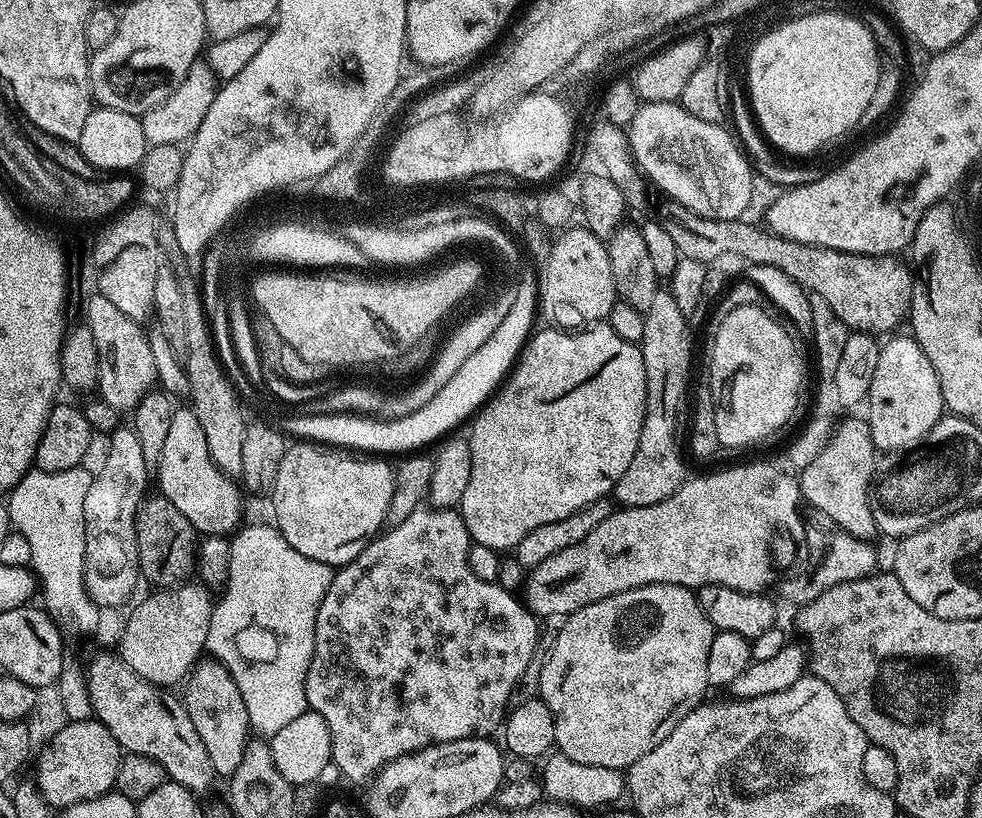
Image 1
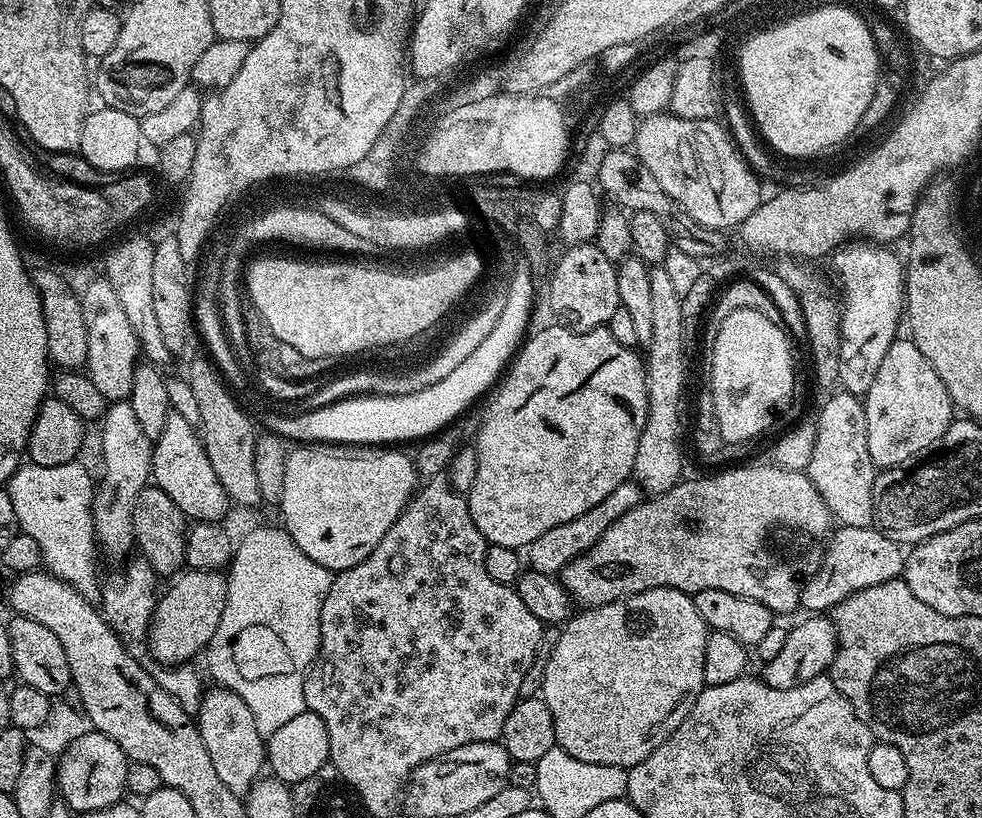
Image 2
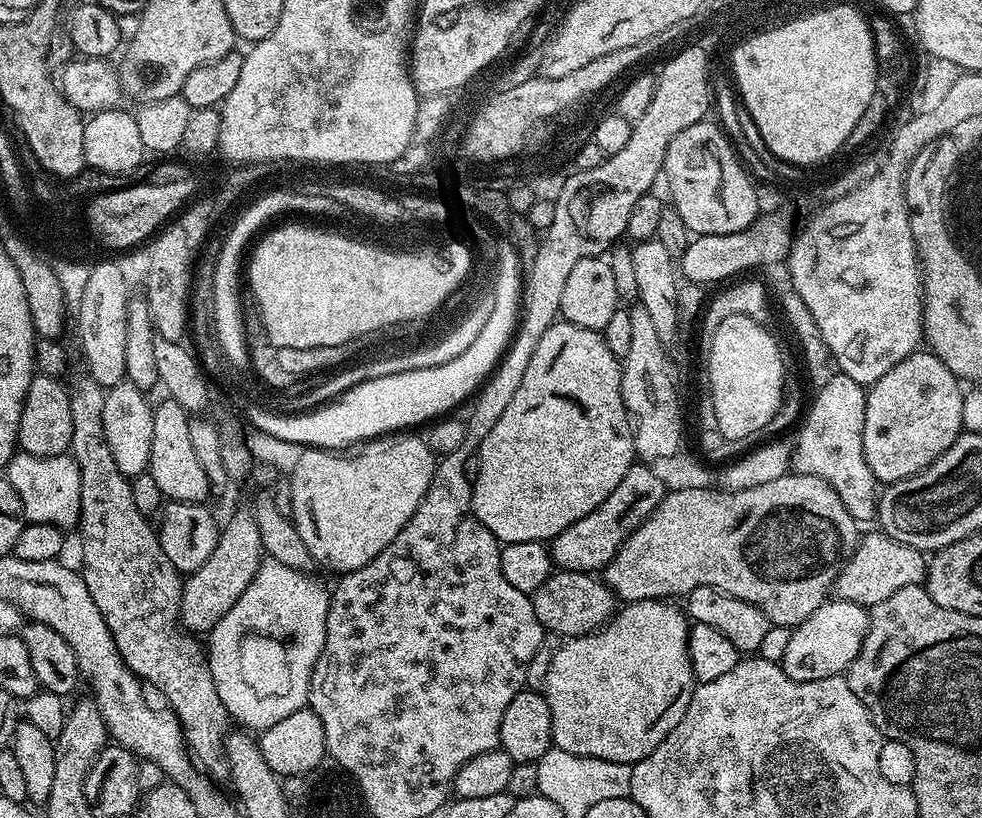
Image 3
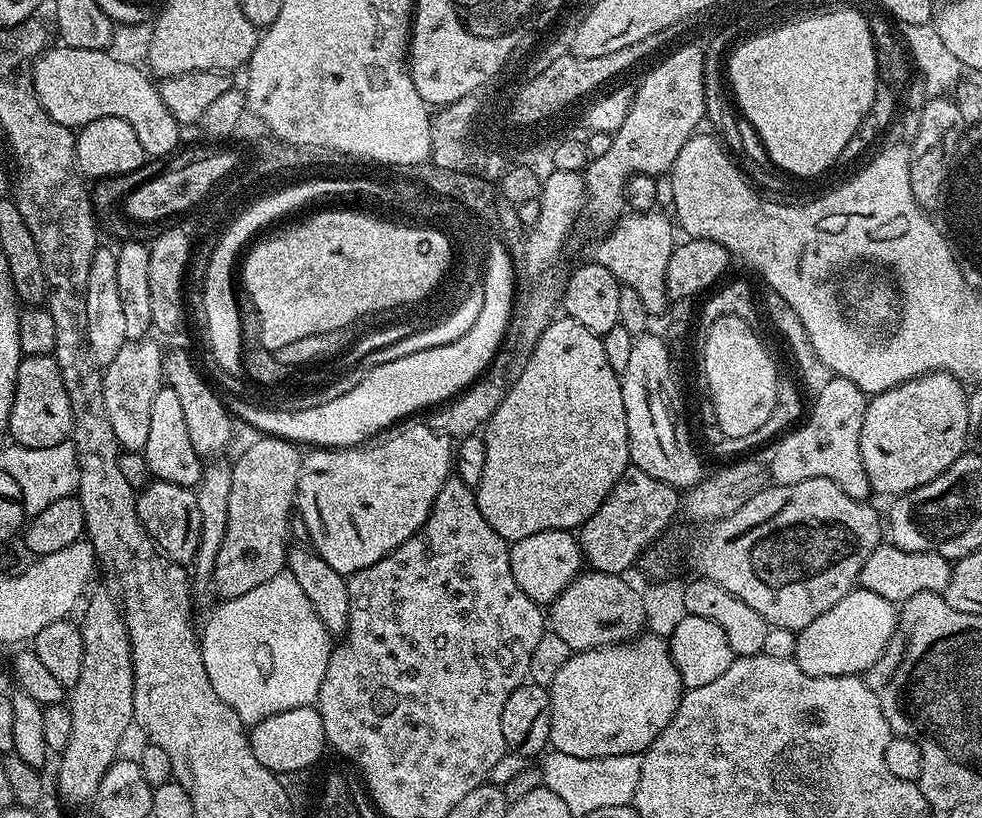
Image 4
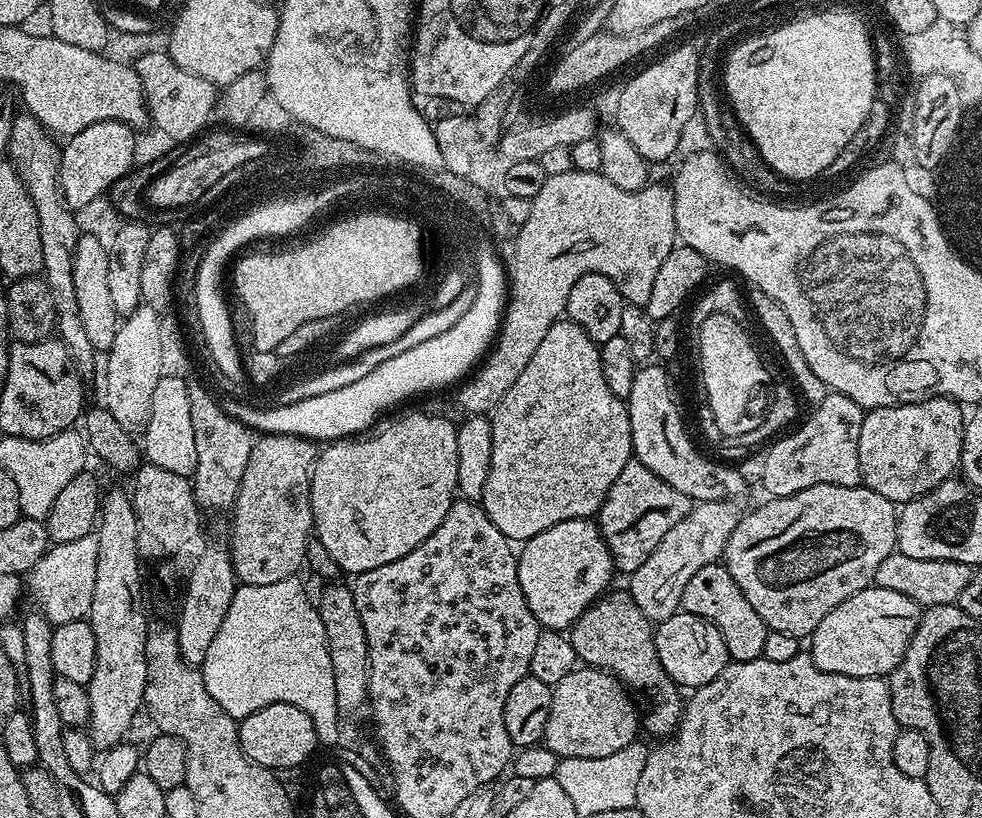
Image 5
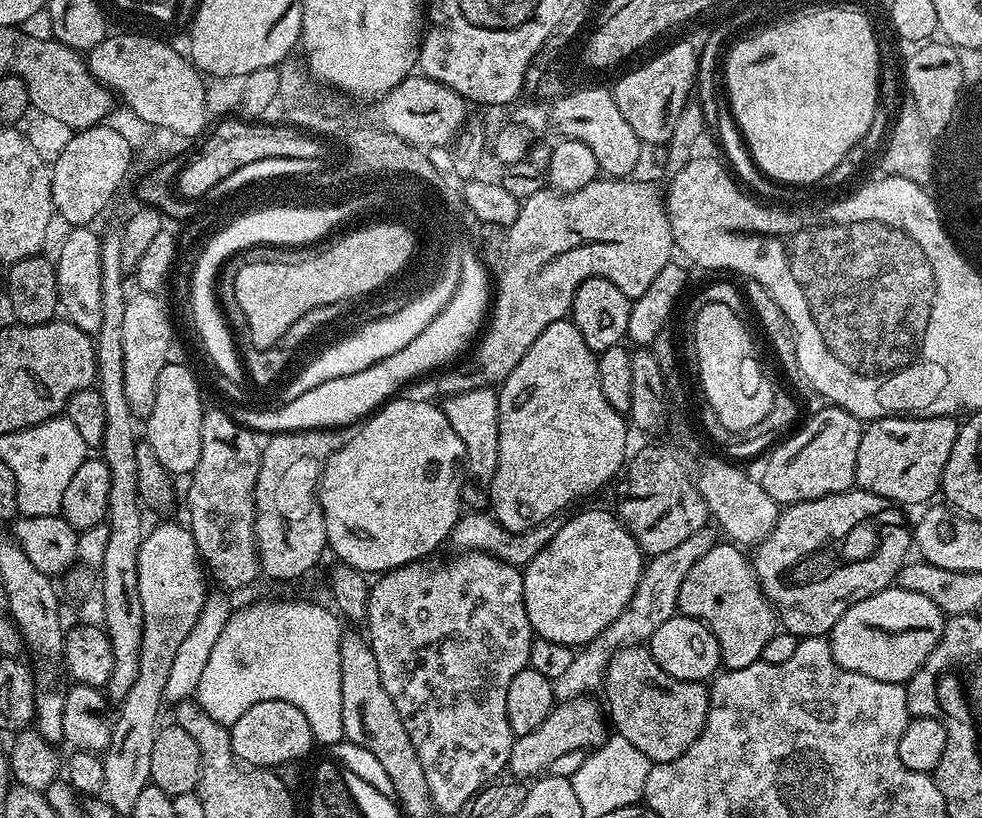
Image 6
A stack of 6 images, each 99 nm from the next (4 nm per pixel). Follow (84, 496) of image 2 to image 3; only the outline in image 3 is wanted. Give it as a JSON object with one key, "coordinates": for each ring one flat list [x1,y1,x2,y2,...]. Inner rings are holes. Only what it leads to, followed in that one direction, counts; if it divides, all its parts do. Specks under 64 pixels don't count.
{"coordinates":[[17,451,8,464,6,475,10,486,18,490,18,498,22,498,25,521,34,524,53,524,61,530,75,529,79,525,82,486,78,466,71,455,38,458]]}

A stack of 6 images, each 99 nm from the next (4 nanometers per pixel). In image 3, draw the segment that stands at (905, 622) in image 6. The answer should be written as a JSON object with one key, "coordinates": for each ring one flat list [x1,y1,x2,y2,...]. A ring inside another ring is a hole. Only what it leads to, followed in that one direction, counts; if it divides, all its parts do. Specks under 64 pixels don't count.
{"coordinates":[[835,598,825,600,822,607,814,610,810,618,806,618,806,622,797,624,792,629,792,637,790,643,786,645,786,654,782,661,784,673,798,682,814,682,818,678,830,678,847,673,848,667,852,665,854,658,860,652,862,642,868,633,868,614,869,609,862,604]]}

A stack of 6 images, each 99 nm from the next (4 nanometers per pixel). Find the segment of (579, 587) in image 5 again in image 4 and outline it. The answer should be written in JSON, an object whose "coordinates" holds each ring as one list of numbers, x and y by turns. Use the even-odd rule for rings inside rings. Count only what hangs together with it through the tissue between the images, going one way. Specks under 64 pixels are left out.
{"coordinates":[[551,528,538,534,530,534,526,538,515,541,509,547,510,570,514,574,514,582,520,589,541,606,552,603,570,582,582,571,582,553,580,541,571,531,562,528]]}

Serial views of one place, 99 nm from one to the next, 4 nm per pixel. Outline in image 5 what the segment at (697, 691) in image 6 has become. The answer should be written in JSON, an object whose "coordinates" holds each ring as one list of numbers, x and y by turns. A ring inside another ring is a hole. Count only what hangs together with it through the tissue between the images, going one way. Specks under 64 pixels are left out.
{"coordinates":[[624,590,605,592,573,622,567,633,568,641,576,651,577,661,593,668,603,668,625,685,633,689,641,688,648,695,648,713,642,716,643,731,648,731,652,736,660,736,656,738,667,738,680,723,682,692,666,674,666,670,662,670,662,662,658,662,655,637,653,621,642,614,634,598]]}

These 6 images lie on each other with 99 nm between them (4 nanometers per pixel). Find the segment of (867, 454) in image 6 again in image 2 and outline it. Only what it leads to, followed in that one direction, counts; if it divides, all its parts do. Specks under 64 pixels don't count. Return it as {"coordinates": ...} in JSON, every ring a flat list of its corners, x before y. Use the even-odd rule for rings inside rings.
{"coordinates":[[911,338,892,341,890,350,886,350,886,358,882,358,882,366,878,366,878,374,872,376,870,390,863,397,863,402,866,410,866,446,870,446,870,458,880,470,907,465,927,453,942,438,942,434,946,434,954,419,954,405,942,378,938,378,934,366,926,362,922,350,918,350]]}

